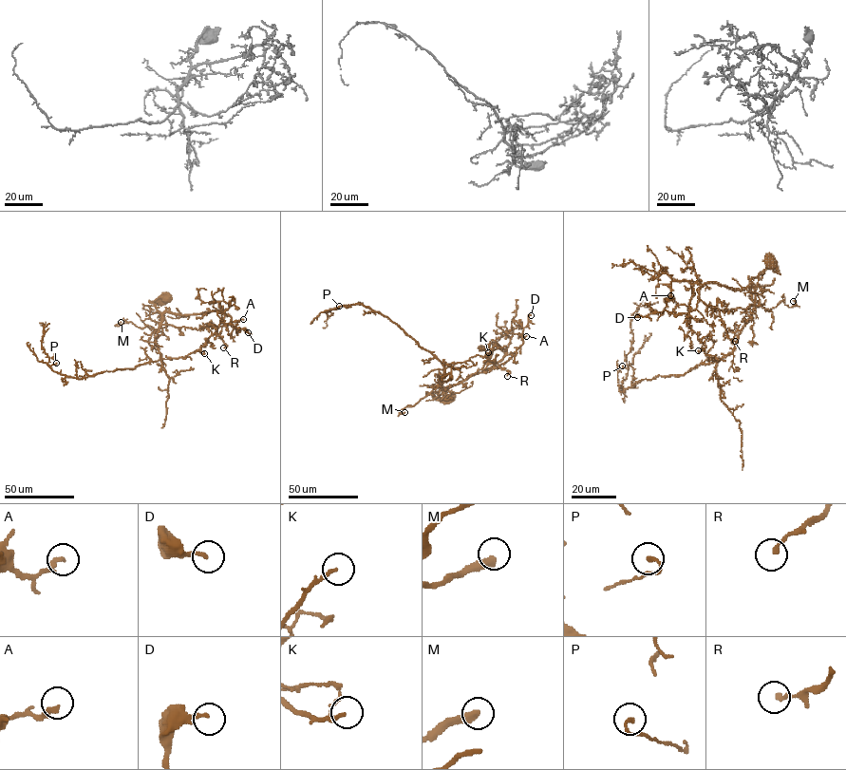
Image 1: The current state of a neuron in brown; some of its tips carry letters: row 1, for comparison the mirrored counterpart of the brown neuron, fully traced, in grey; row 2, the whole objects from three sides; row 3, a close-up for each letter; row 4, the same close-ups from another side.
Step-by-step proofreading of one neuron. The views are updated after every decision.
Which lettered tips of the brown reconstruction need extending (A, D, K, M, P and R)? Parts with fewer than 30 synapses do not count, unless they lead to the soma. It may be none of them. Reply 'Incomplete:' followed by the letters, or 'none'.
Incomplete: none

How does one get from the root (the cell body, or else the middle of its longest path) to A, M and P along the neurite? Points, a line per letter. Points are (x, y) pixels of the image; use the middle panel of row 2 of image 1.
A: (450, 399), (444, 401), (433, 395), (498, 362), (510, 341), (507, 332), (526, 336)
M: (450, 399), (444, 401), (433, 396), (444, 388), (438, 385), (399, 413), (404, 412)
P: (450, 399), (433, 396), (444, 388), (443, 366), (431, 352), (377, 311), (358, 304), (332, 309), (339, 306)

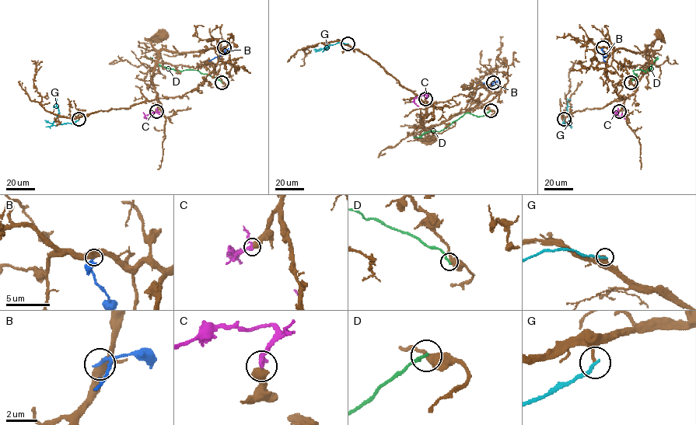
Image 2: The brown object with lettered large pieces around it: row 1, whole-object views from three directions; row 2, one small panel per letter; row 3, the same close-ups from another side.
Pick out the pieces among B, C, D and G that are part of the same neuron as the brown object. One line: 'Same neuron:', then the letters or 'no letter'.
Same neuron: C

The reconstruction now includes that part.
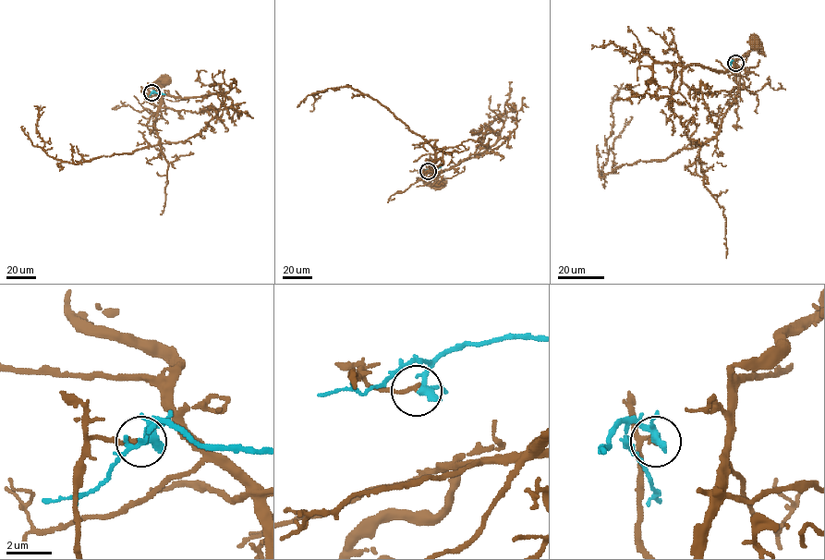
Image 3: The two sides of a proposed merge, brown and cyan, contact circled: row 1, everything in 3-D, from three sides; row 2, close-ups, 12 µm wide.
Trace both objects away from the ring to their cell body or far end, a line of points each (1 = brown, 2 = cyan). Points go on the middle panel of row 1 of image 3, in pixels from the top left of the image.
1: (428, 171), (435, 175), (424, 181), (435, 186), (442, 184)
2: (428, 171), (441, 166)

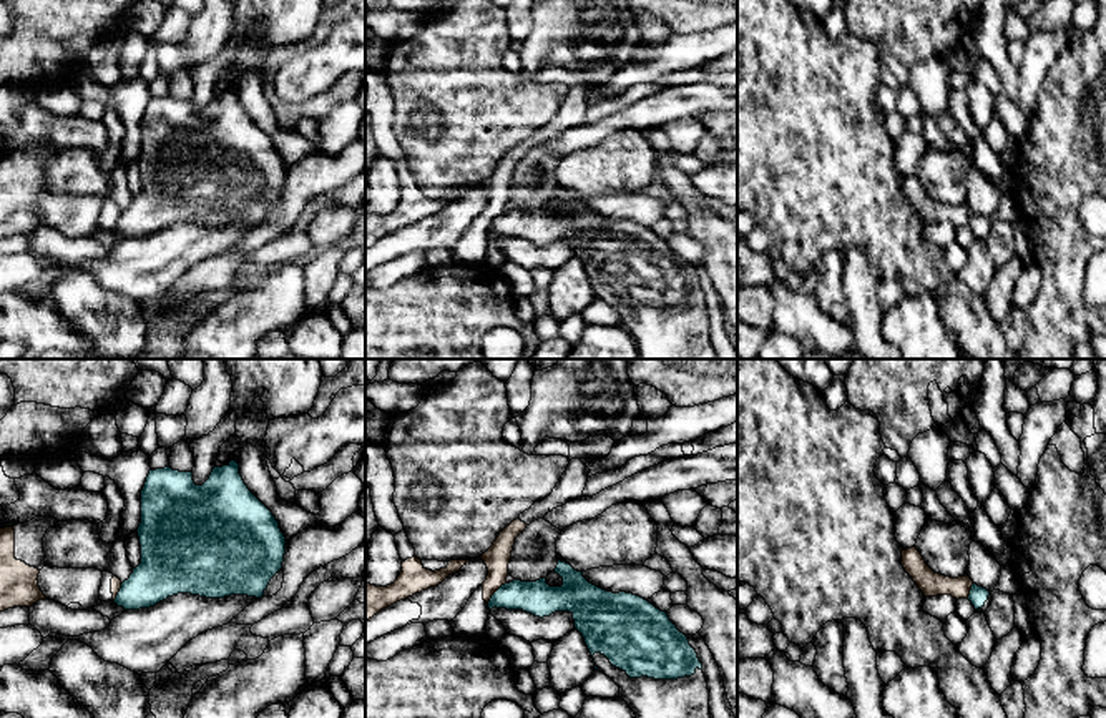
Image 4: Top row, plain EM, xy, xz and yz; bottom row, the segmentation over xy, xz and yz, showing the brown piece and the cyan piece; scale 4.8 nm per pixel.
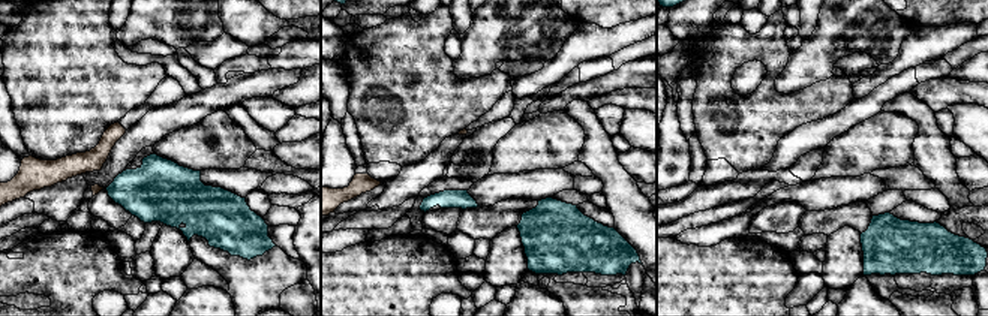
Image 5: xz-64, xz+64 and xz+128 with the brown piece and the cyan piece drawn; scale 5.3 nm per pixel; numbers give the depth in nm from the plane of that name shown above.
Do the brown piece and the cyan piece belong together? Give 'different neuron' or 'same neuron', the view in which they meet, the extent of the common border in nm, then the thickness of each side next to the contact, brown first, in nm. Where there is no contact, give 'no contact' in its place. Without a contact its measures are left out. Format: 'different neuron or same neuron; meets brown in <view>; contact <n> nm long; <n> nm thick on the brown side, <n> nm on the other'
different neuron; meets brown in xz; contact 140 nm long; 120 nm thick on the brown side, 160 nm on the other

